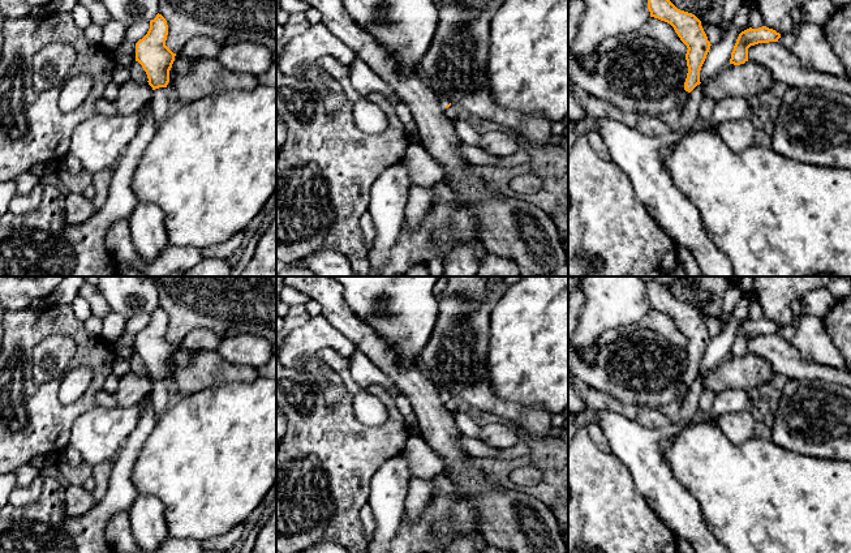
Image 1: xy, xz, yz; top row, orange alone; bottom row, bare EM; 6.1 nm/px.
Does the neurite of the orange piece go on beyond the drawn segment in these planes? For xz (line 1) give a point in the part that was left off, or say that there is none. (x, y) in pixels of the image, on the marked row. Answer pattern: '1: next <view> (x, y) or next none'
1: next xz (443, 101)

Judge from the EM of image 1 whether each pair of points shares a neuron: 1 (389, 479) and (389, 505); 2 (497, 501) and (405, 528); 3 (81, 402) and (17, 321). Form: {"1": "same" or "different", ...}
{"1": "same", "2": "different", "3": "same"}

